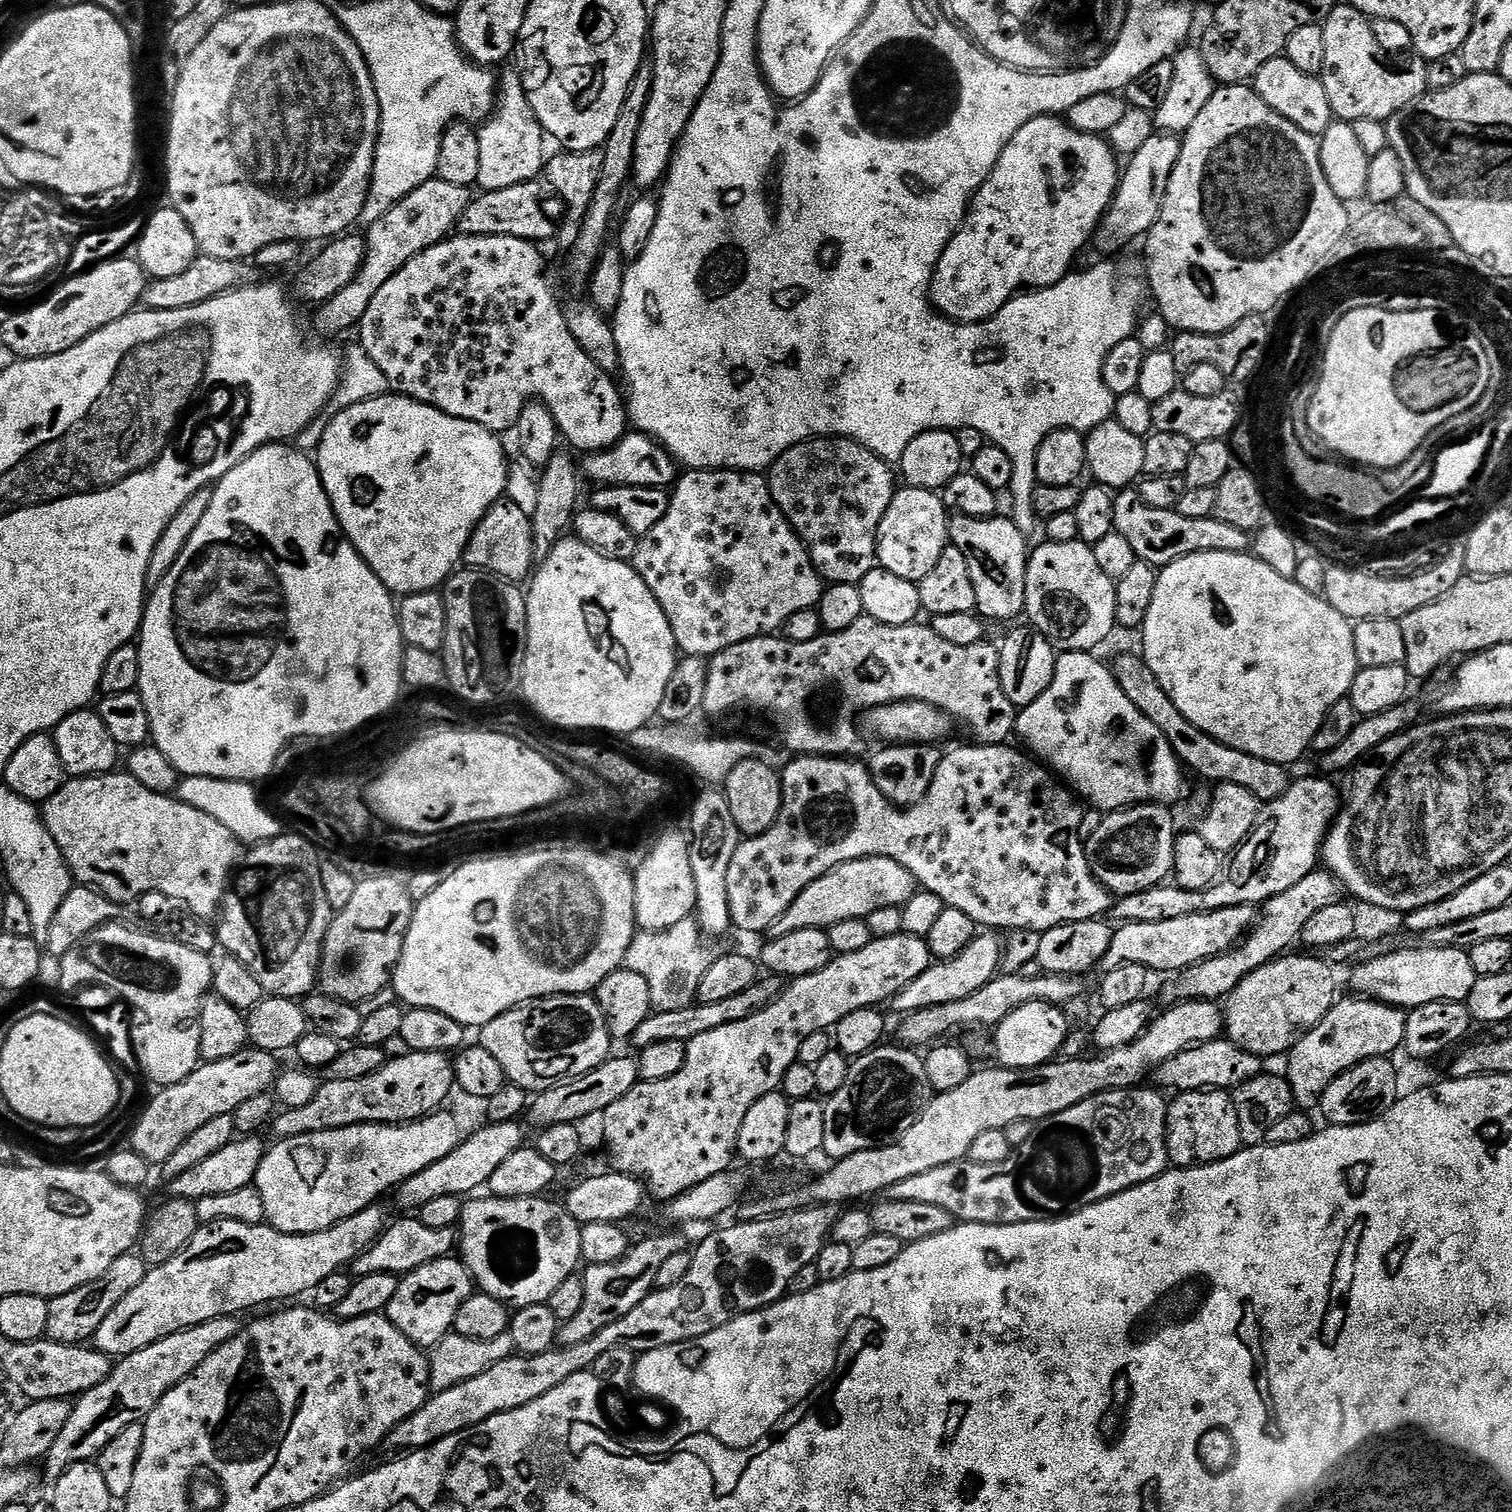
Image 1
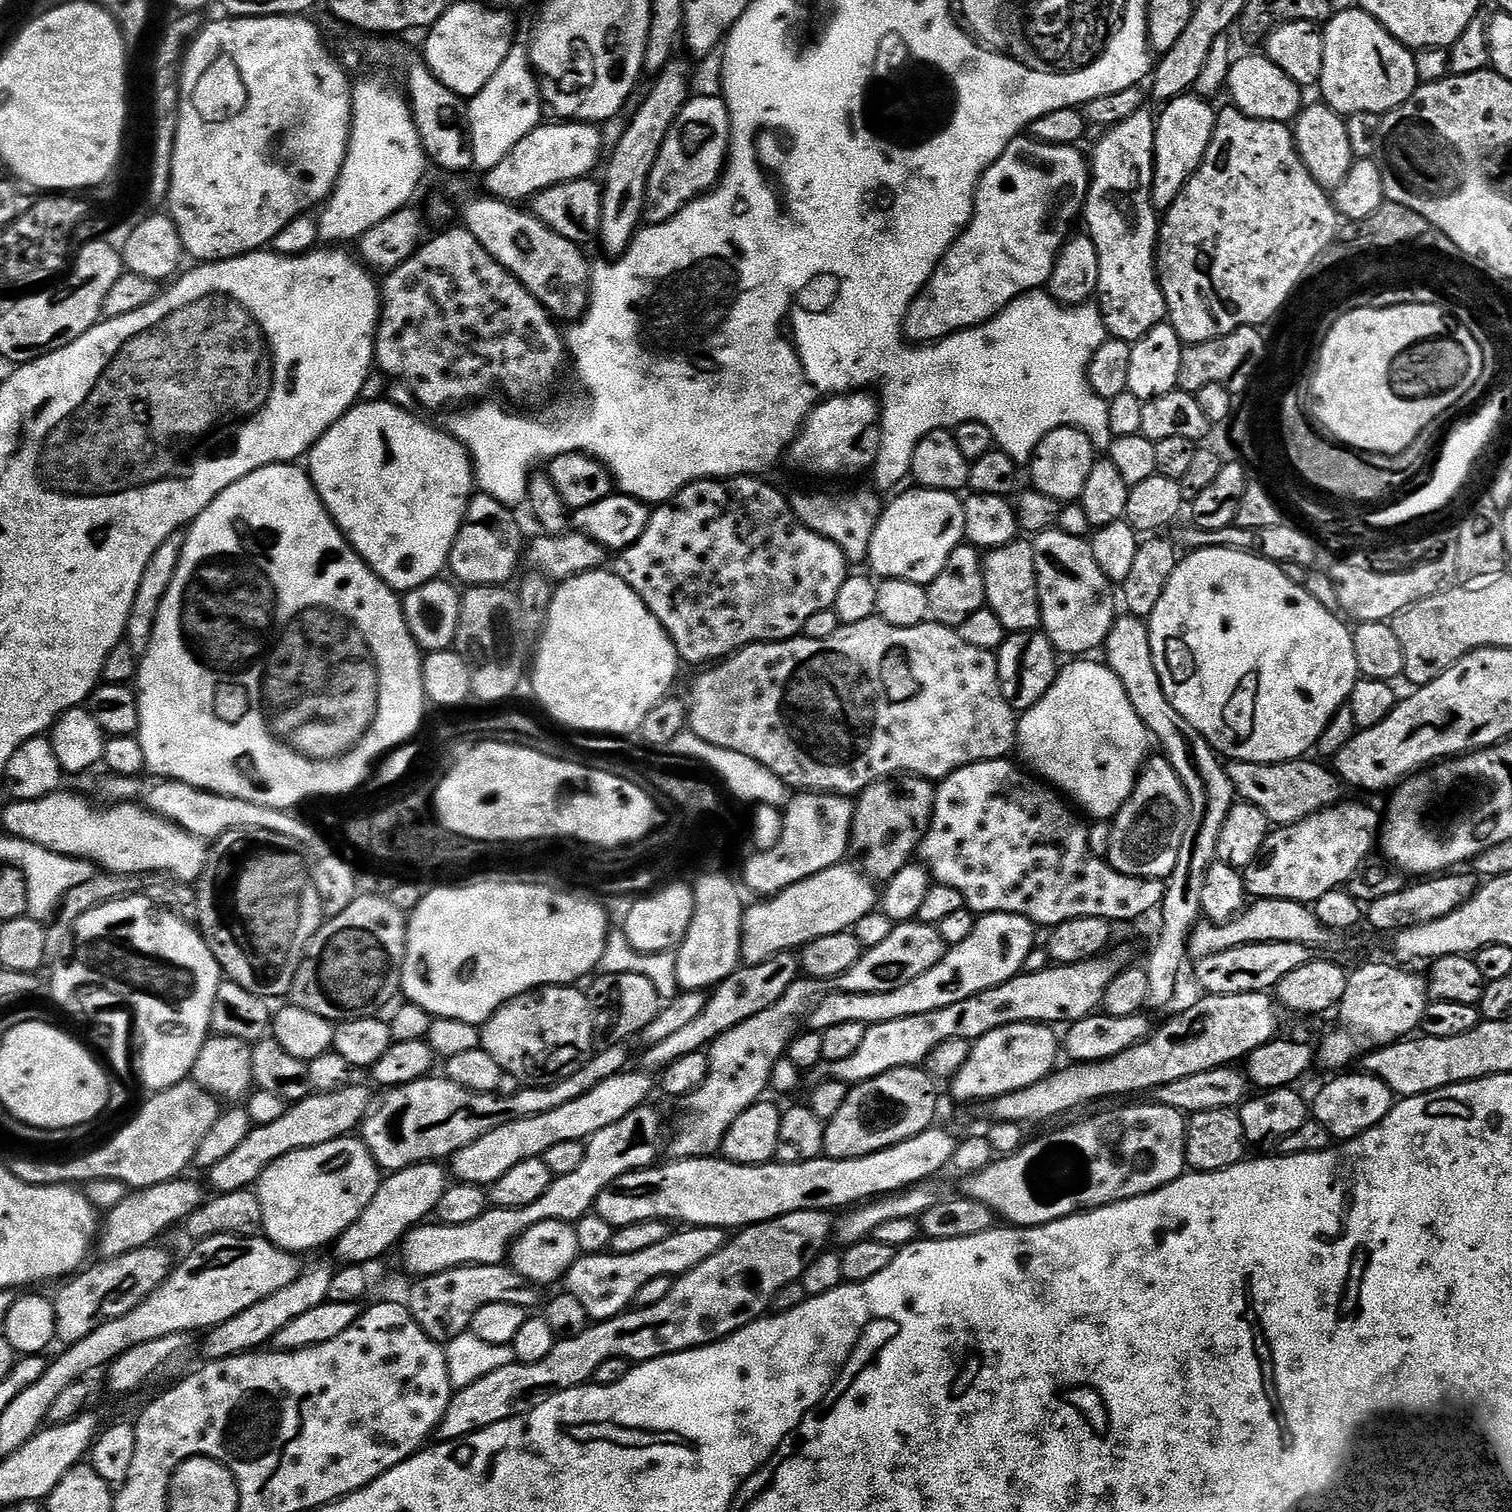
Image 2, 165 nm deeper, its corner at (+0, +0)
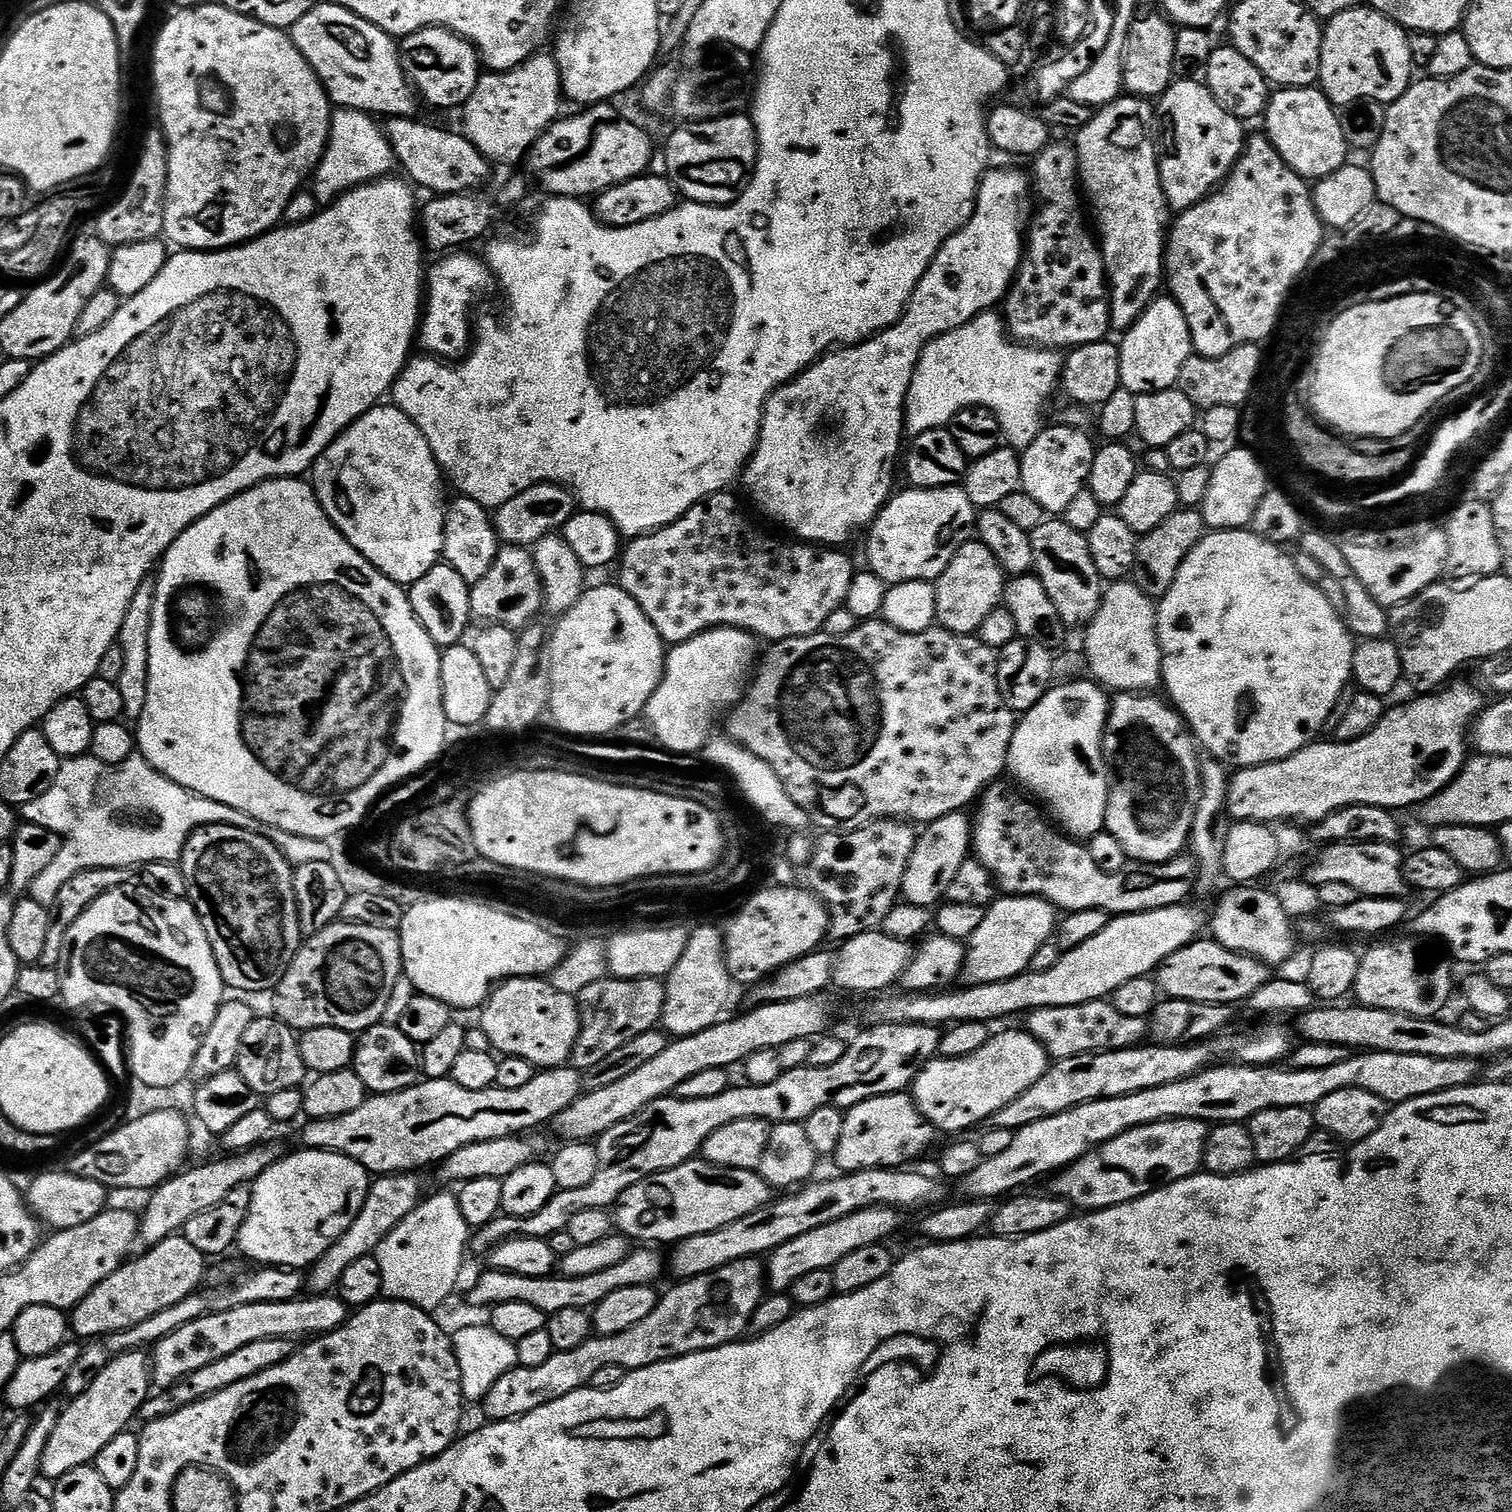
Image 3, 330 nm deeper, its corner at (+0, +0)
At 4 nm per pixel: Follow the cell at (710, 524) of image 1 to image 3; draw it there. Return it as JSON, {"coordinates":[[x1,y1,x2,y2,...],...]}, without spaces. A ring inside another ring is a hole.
{"coordinates":[[725,490,716,492,713,496,707,496,705,500,698,502,690,510,686,510,686,514,682,514,682,518,675,520,670,526,659,528,656,532,648,532,644,536,637,536,629,543,632,544,629,548,627,545,623,549,618,561,619,587,624,588,626,594,630,594,630,598,634,598,634,602,638,602,638,606,642,606,642,614,646,614,646,618,650,618,650,622,654,622,654,630,658,630,665,645,682,644,696,635,716,628,737,628,738,631,752,633,761,641,768,640,767,642,789,640,799,636,815,636,823,629,826,618,830,618,830,614,834,614,834,610,844,607,846,594,850,594,850,582,856,576,857,569,852,568,852,560,844,553,844,550,836,546,817,546,807,542,793,542,791,539,788,539,789,541,779,540,778,537,771,536,770,533,763,532,760,528,755,528,751,518,744,513,743,506,731,496,732,494,731,491]]}

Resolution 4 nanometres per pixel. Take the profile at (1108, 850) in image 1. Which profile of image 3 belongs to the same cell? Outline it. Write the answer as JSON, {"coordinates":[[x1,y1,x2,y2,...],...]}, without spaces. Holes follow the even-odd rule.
{"coordinates":[[1125,692,1117,695,1111,701,1108,710,1108,725,1104,731,1104,760,1110,769,1110,783,1108,786,1108,805,1106,806,1106,822,1104,827,1110,834,1114,834,1114,838,1118,838,1118,842,1122,842,1122,850,1126,850,1126,854,1133,861,1142,864,1164,864,1167,860,1173,860,1175,856,1181,855,1185,851,1186,845,1189,843,1192,835,1192,823,1194,822,1194,814,1198,810,1198,802,1200,801,1200,762,1201,757,1198,753,1198,744,1194,739,1189,727,1184,723,1183,716,1176,711,1175,707,1167,699,1159,700,1156,694,1141,694,1139,692]]}

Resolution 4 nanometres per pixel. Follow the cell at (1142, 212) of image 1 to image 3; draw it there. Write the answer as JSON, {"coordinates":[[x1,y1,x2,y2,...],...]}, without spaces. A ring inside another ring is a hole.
{"coordinates":[[1173,79,1154,108,1158,117,1160,181,1169,209,1176,214,1207,200,1224,183,1246,143,1245,125,1222,110,1207,84,1196,80]]}

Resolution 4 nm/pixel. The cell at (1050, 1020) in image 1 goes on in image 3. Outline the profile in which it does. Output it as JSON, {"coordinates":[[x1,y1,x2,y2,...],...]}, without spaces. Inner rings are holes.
{"coordinates":[[1027,1030,997,1031,992,1039,986,1042,986,1046,982,1046,982,1050,977,1050,975,1054,970,1054,966,1058,954,1058,953,1060,933,1058,912,1081,910,1095,922,1110,924,1117,941,1133,964,1134,967,1133,964,1132,967,1128,972,1128,975,1124,983,1125,994,1113,1002,1110,1002,1106,1006,1106,1010,1102,1014,1102,1014,1098,1026,1094,1026,1090,1030,1090,1030,1086,1034,1086,1034,1082,1038,1082,1038,1078,1042,1078,1046,1074,1049,1066,1048,1051]]}

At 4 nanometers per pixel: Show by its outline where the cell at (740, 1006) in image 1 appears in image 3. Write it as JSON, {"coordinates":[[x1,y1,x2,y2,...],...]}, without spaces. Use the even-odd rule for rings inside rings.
{"coordinates":[[545,1068,537,1071,530,1083,519,1090,502,1090,487,1088,486,1090,462,1090,451,1078,447,1080,425,1079,417,1082,412,1088,401,1092,385,1092,369,1095,358,1110,351,1114,342,1114,342,1118,322,1118,308,1120,300,1132,300,1140,305,1149,314,1152,337,1152,366,1169,376,1176,391,1176,398,1172,419,1173,419,1168,439,1165,454,1150,462,1150,462,1146,470,1146,474,1142,490,1142,507,1136,518,1136,531,1133,531,1128,540,1128,543,1124,551,1125,566,1106,570,1106,585,1091,584,1077,577,1068]]}

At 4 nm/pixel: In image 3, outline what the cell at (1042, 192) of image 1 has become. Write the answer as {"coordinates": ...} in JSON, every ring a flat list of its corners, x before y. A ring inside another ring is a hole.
{"coordinates":[[1000,168,989,170,984,173,983,180,980,181,980,189,976,195,976,209,972,212,972,217,968,219,960,231,954,233,953,236,946,241,938,250,938,254,932,260,932,264,928,267,926,275,920,279,918,286,914,290,914,294,910,298,907,308,904,310,903,316,897,324,887,328,885,332,881,332,879,336,873,336,870,340,865,340,863,344,855,346,844,346,839,350,829,351,827,354,820,357,816,363,810,365,805,372,794,377,788,384,783,384,778,391,774,392,766,402,764,413,762,414,762,426,760,427,760,440,756,443,756,448,752,452,752,457,748,459,742,473,742,484,744,480,744,488,748,491,748,496,773,520,776,524,781,524,788,533,791,534,797,541,807,542,817,546,844,546,844,543,851,538,855,532,863,533,865,529,871,525,879,512,888,503,893,495,894,487,892,483,896,480,896,463,901,463,902,449,906,444,906,429,904,426,904,403,906,402,906,394,910,390,911,379,914,378,916,367,919,364,920,355,923,353,924,347,937,336,946,335,955,328,960,328,971,318,977,317,979,313,983,313,995,309,1008,295,1008,289,1011,288,1013,280,1016,278,1016,272,1020,269,1020,261,1024,258,1024,250,1026,247,1026,236,1030,227,1030,180,1027,175,1024,176,1020,172,1015,172,1012,168],[1029,196,1029,204,1028,204],[997,303,997,304,996,304],[964,304,976,304,976,308,972,308,968,312,968,308],[996,304,996,305,995,305],[901,447,901,448,900,448],[796,535,796,536,795,536]]}

